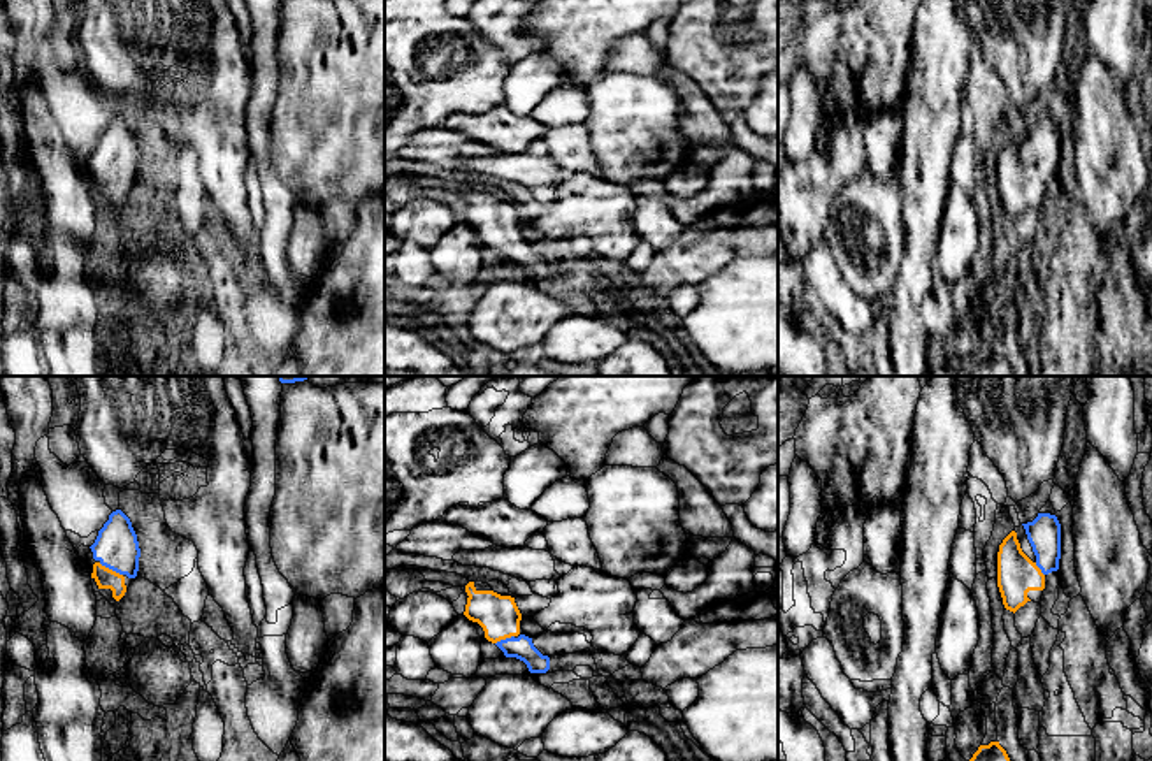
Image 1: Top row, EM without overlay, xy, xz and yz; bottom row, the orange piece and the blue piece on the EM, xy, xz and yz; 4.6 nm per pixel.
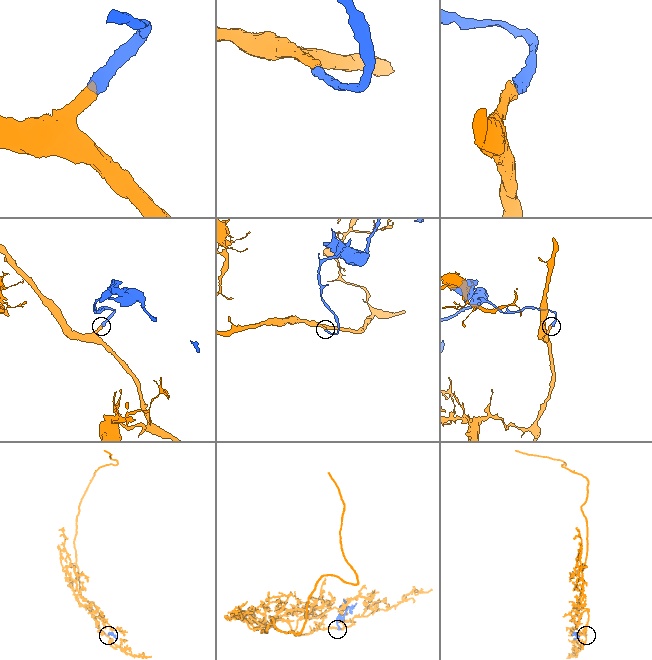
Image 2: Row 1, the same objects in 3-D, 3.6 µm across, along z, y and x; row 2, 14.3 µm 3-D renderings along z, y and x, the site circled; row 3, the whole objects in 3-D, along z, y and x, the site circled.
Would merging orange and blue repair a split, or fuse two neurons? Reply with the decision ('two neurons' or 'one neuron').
one neuron

